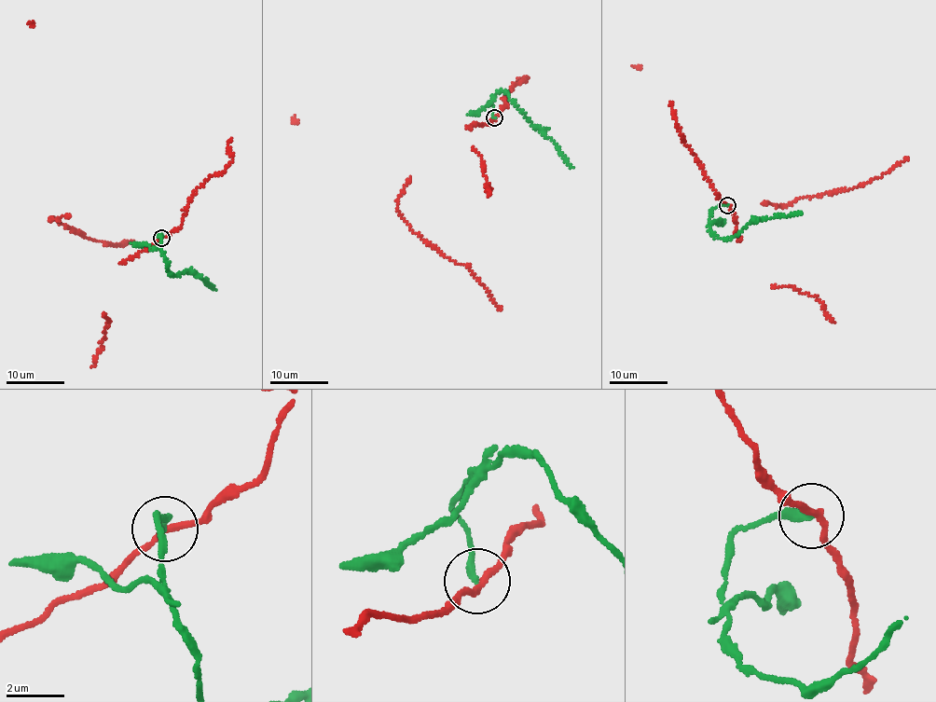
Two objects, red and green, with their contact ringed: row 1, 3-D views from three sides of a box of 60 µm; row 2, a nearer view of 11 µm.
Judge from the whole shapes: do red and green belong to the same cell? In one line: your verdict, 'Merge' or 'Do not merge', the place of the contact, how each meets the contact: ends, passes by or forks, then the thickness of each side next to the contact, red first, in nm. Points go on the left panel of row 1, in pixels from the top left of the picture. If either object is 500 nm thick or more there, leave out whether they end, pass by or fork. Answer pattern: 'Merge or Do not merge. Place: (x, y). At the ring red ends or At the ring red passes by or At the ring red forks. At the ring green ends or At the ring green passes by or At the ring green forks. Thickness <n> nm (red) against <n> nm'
Do not merge. Place: (161, 238). At the ring red passes by. At the ring green ends. Thickness 220 nm (red) against 280 nm

